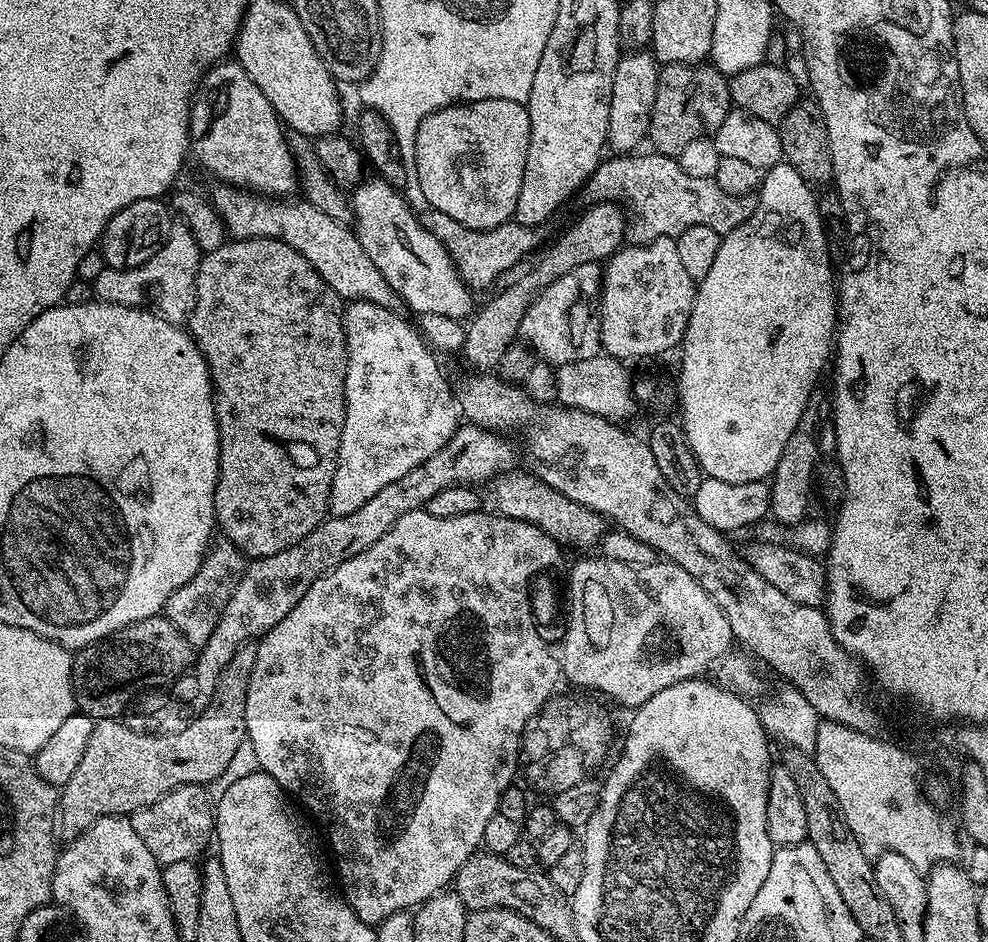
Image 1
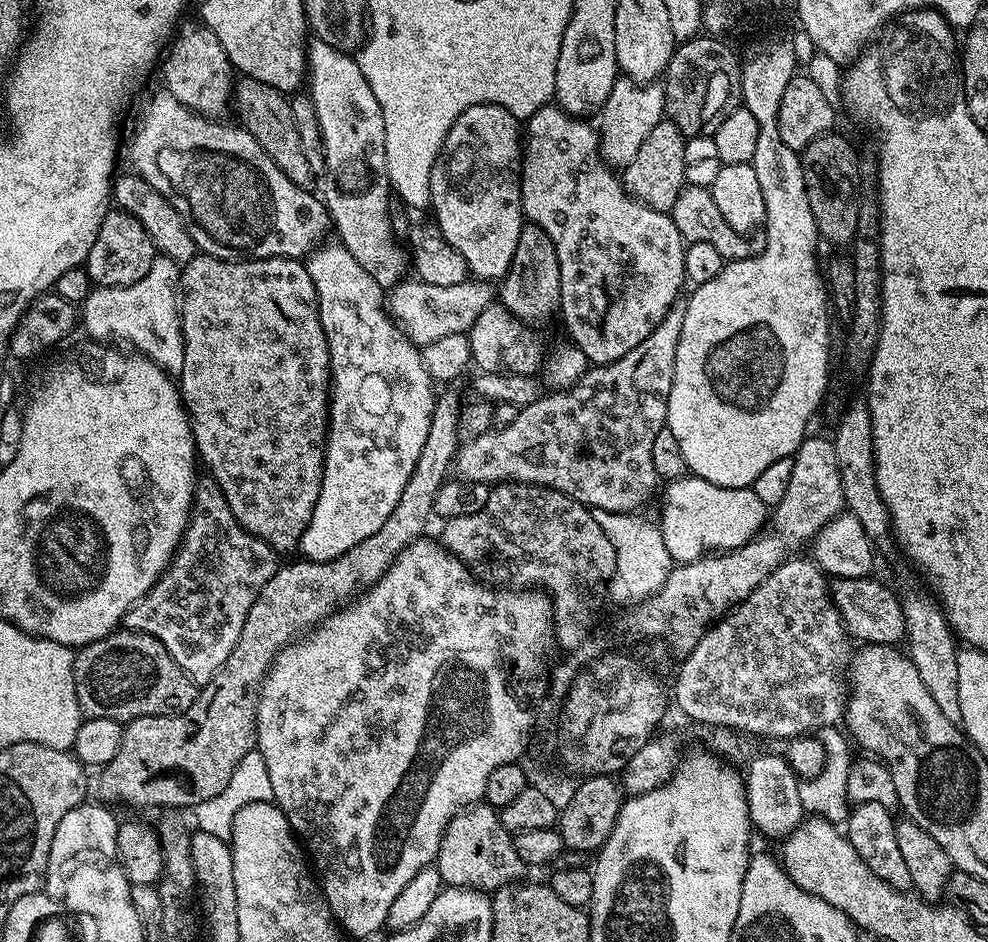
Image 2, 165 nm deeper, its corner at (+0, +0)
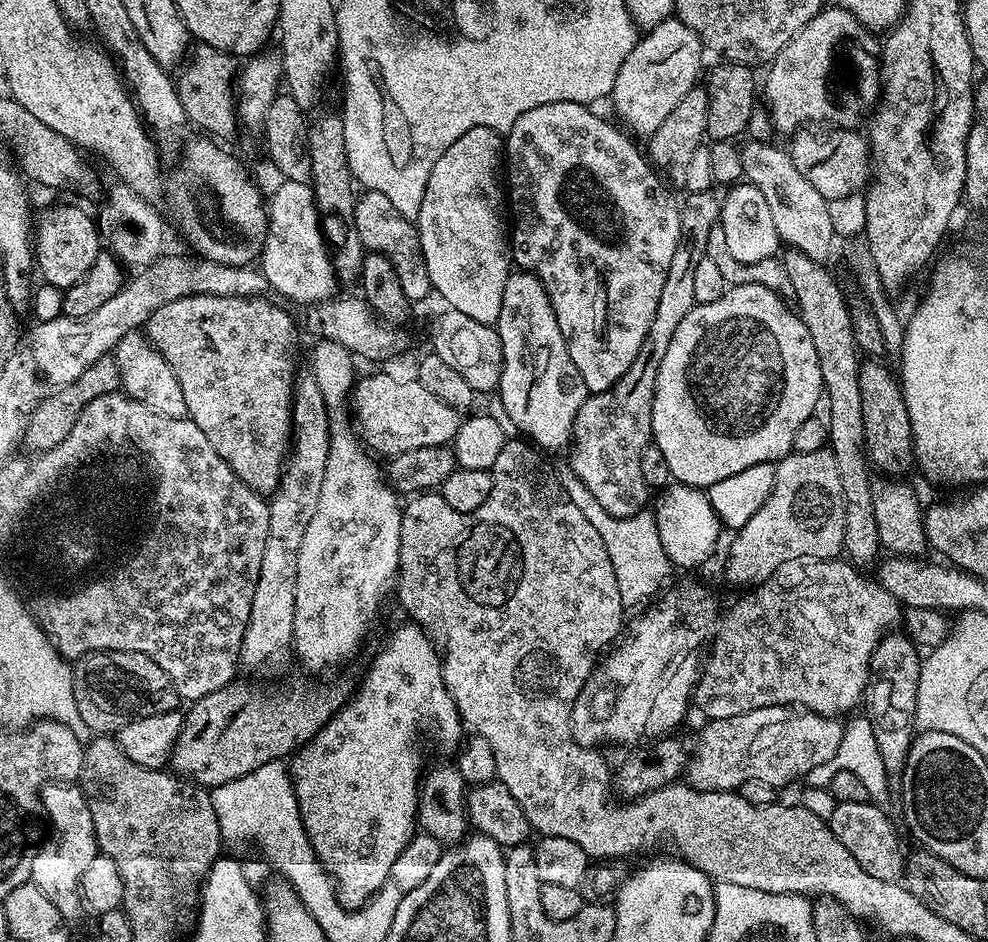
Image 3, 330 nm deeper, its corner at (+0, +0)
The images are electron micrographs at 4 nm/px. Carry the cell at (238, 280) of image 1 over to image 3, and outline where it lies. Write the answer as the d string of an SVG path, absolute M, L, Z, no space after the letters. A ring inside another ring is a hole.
M210 293L194 294L193 296L183 296L182 298L174 298L174 302L166 302L162 306L158 306L158 310L154 310L148 316L146 325L146 335L148 340L162 354L162 358L166 358L166 362L170 362L170 370L174 370L174 378L178 378L178 386L182 386L182 398L186 398L186 410L188 411L187 419L193 420L198 426L198 430L202 430L202 434L206 434L206 439L210 441L210 446L214 446L214 450L218 450L218 458L222 458L226 462L226 466L230 466L230 470L234 470L234 474L238 474L238 478L242 482L246 482L246 486L250 486L255 492L261 494L271 494L275 492L280 485L280 475L284 473L284 465L290 455L290 445L292 442L292 394L294 391L294 381L297 379L296 372L296 324L292 321L292 316L284 308L279 308L276 304L267 304L264 298L254 296L215 296Z

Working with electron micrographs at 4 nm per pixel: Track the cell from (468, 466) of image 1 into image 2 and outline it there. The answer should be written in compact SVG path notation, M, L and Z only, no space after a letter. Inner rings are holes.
M677 302L670 306L666 318L650 333L645 340L638 342L630 354L622 354L609 364L598 364L589 367L581 376L576 379L575 384L567 390L552 390L547 394L541 394L534 402L530 402L524 408L521 408L518 418L514 418L512 424L502 424L493 426L487 432L478 434L473 440L463 441L456 449L456 458L454 461L454 476L457 480L466 482L478 482L495 486L497 484L507 484L515 482L518 484L543 484L545 488L553 488L562 494L572 496L578 503L587 506L589 509L601 508L607 512L627 512L629 514L640 510L640 507L652 496L652 491L658 485L658 477L654 470L654 438L666 427L668 419L668 395L670 386L674 382L674 358L676 357L676 347L678 338L682 338L682 318L684 317L684 304Z

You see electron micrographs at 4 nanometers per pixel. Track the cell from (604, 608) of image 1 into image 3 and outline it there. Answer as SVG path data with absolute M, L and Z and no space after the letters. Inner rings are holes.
M824 447L813 452L796 450L785 456L776 464L776 481L770 498L733 536L736 537L724 564L724 572L732 584L757 586L792 559L839 557L844 547L844 499L834 453Z

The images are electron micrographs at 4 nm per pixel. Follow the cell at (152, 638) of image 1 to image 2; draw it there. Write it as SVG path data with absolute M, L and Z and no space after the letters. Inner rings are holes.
M113 630L73 655L74 690L85 717L127 722L139 716L172 716L196 701L198 685L170 658L166 646L145 632Z

